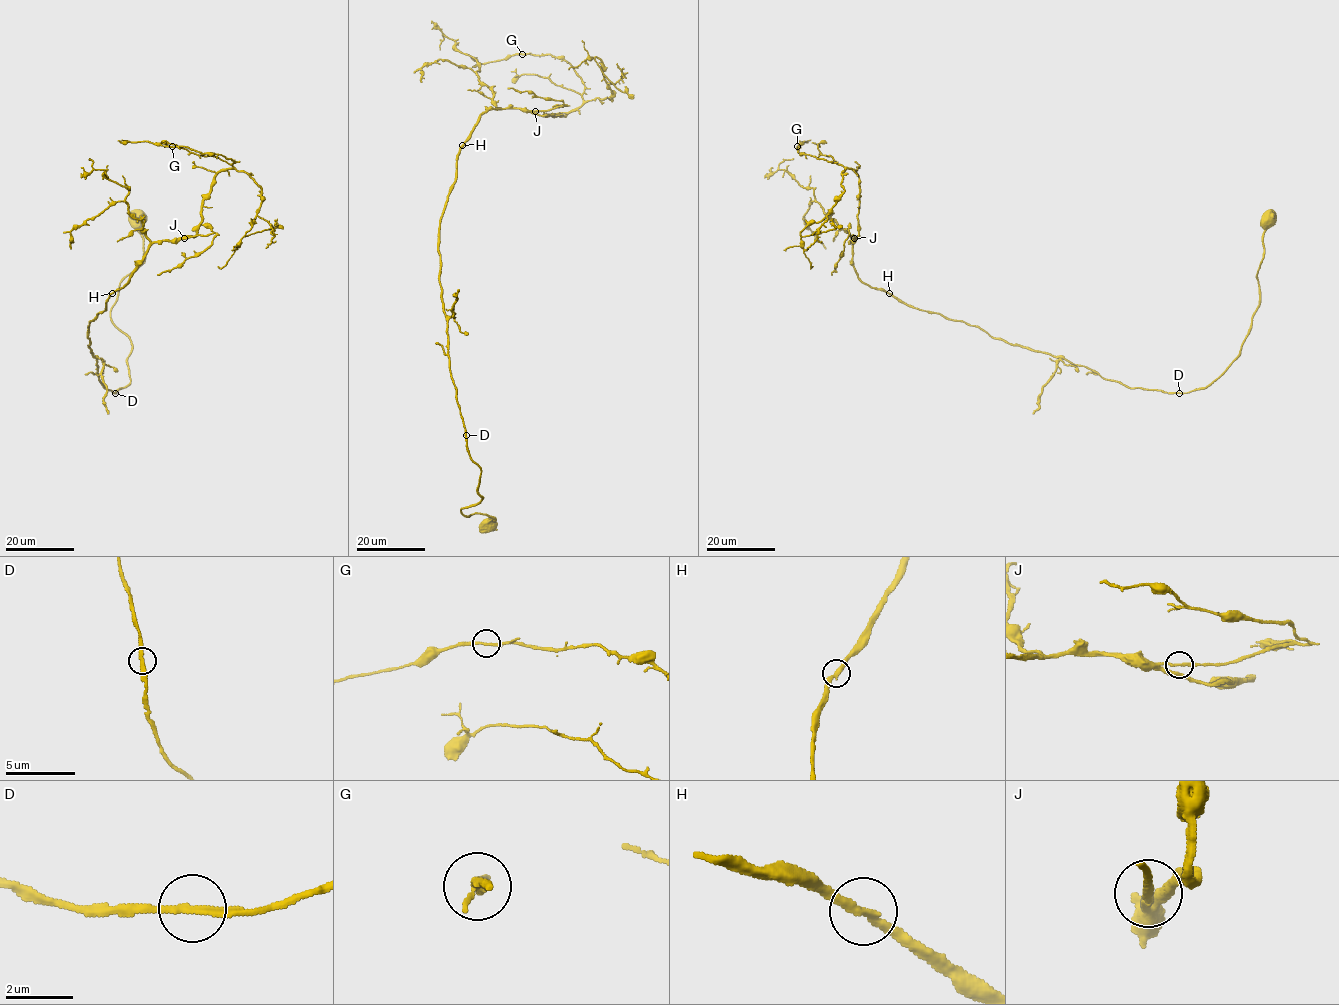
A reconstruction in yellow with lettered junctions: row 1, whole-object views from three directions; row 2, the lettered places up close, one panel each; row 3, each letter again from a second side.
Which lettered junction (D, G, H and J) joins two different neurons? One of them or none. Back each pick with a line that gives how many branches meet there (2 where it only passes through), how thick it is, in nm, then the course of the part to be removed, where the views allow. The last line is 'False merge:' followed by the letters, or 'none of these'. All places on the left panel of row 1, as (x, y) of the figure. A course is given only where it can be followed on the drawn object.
H: Branches: 2. Thickness 280 nm. Course of the part to remove: (112, 293), (155, 242), (196, 235), (220, 171), (244, 171), (261, 188), (244, 237), (274, 220)
False merge: H

